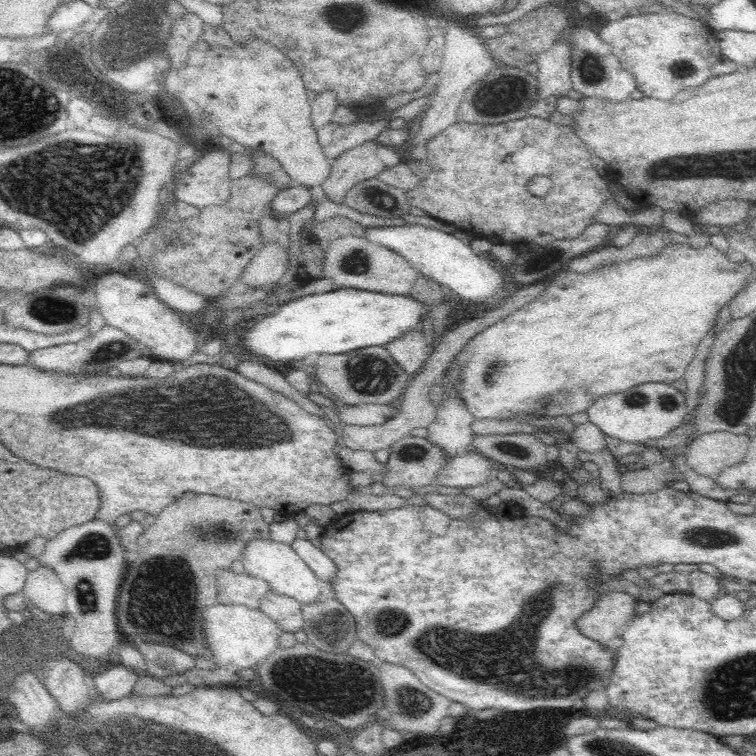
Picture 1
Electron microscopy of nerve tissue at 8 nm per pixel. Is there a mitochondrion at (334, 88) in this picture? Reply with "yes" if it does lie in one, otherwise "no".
no

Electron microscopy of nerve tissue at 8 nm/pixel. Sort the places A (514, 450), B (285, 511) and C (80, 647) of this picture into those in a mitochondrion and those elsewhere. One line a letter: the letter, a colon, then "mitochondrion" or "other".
A: mitochondrion
B: other
C: other

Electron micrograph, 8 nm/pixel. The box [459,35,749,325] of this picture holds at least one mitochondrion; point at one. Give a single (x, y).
(682, 70)

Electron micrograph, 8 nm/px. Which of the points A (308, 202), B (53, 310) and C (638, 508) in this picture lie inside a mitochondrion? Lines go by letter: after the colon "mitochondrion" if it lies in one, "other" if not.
A: other
B: mitochondrion
C: other

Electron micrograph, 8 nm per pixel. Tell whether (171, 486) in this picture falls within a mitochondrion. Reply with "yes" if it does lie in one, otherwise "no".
no

